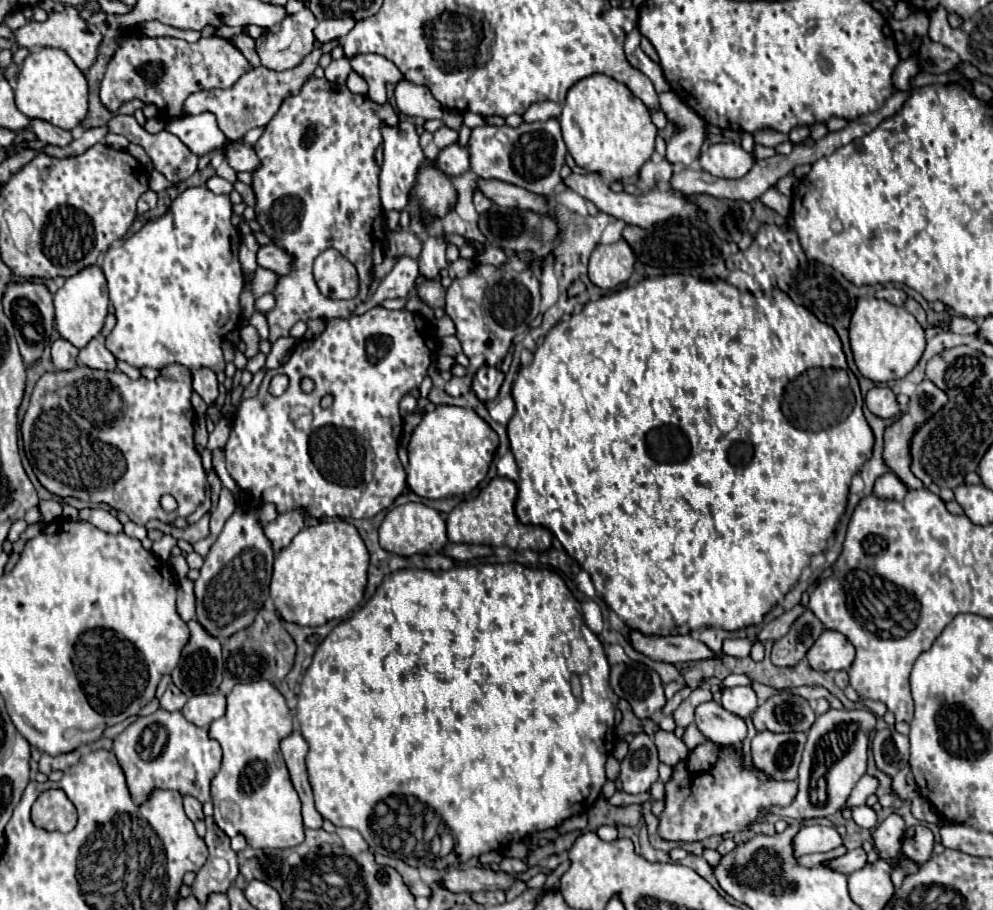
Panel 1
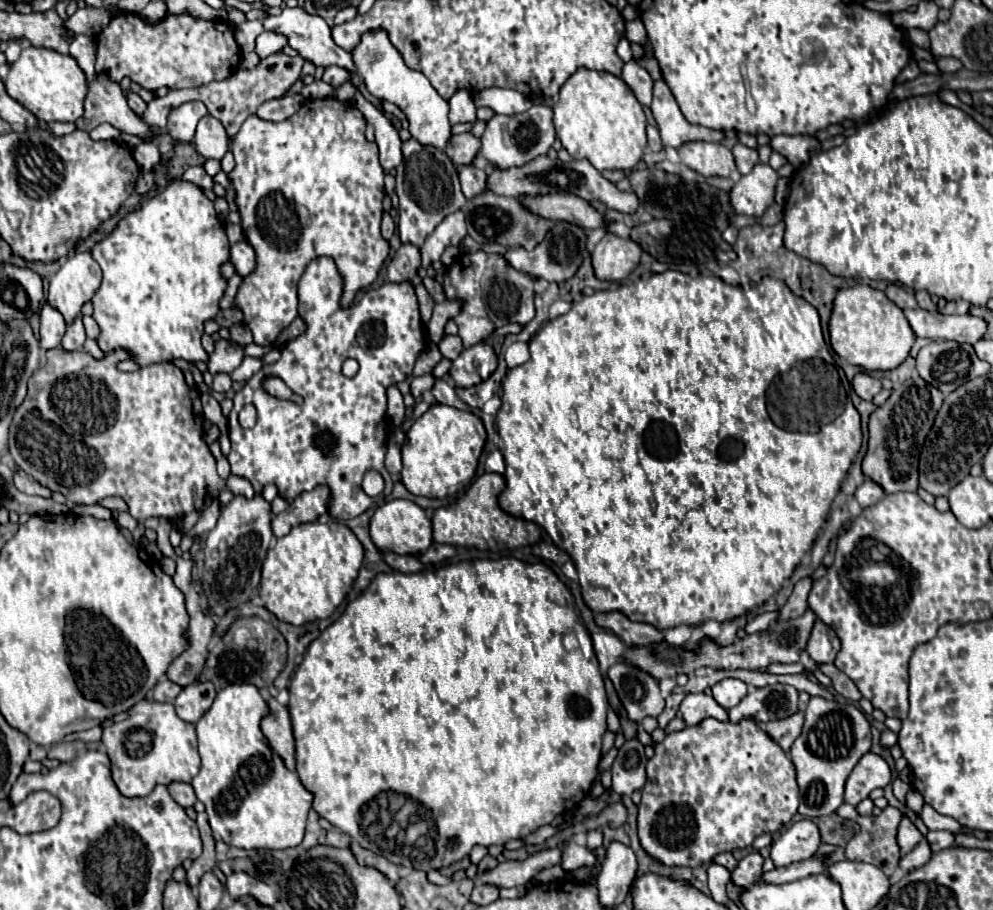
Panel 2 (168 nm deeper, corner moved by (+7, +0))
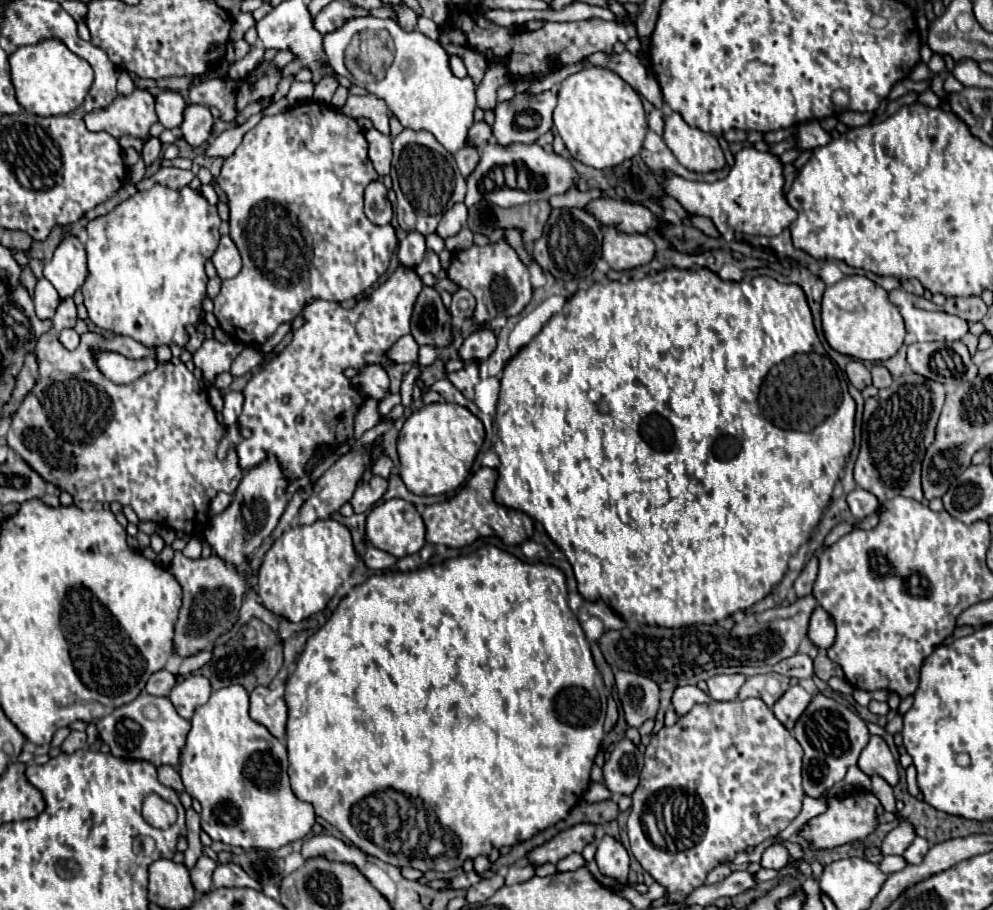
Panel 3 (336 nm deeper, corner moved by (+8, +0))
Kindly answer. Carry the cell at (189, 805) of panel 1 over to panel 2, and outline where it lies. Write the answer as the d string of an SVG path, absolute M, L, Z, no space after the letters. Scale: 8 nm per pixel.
M169 783L167 789L169 789L171 797L173 797L181 807L191 807L191 805L197 801L195 791L193 791L193 787L191 787L189 783Z

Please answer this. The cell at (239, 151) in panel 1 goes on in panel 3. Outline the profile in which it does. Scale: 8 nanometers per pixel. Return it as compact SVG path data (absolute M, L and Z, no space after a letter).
M190 105L188 111L184 113L184 123L182 123L180 131L182 131L182 137L192 147L200 147L208 141L208 137L212 133L212 125L214 125L214 117L208 107Z

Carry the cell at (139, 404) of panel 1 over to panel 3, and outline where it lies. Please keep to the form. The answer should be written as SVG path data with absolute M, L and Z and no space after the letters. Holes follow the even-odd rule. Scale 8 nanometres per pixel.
M44 333L34 351L38 361L36 385L12 415L6 435L8 447L14 449L44 481L54 483L56 487L60 485L62 491L72 493L78 501L118 501L120 505L130 505L140 521L154 521L162 527L184 531L186 535L204 531L212 497L220 491L234 493L242 479L234 449L228 453L226 461L216 459L218 441L222 439L224 429L208 403L208 391L184 363L158 365L152 373L142 375L134 383L116 385L102 375L96 363L92 363L92 349L116 349L116 353L130 359L150 355L142 343L128 337L116 335L114 339L104 339L96 333L86 333L82 335L80 347L68 351L58 335ZM62 469L70 469L70 475L78 483L58 479L56 475L62 473Z

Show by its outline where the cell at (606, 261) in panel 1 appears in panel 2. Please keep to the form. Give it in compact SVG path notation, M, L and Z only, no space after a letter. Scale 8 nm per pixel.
M605 233L605 237L595 245L591 261L599 279L619 281L625 279L639 265L641 247L631 239Z

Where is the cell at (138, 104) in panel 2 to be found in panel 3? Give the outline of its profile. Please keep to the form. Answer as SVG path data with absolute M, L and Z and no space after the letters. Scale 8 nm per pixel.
M120 73L120 79L118 79L118 93L120 95L132 95L132 91L134 91L134 83L132 83L132 79L130 79L130 75L128 73Z

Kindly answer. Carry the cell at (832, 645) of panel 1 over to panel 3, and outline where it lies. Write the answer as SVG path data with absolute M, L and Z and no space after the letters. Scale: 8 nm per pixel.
M816 607L816 611L812 613L810 627L808 627L808 637L818 649L824 649L824 651L834 645L836 629L834 629L832 617L822 607Z

